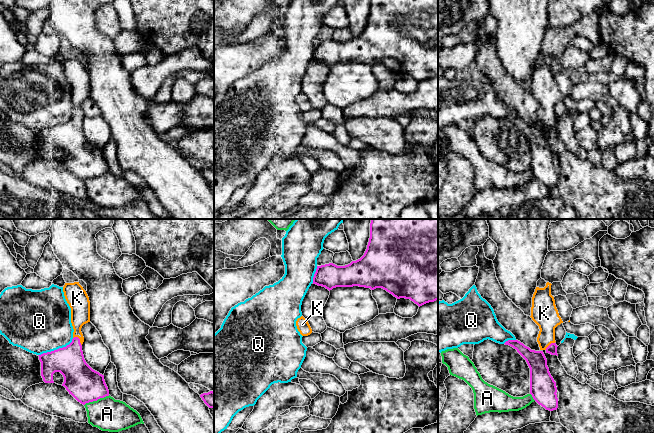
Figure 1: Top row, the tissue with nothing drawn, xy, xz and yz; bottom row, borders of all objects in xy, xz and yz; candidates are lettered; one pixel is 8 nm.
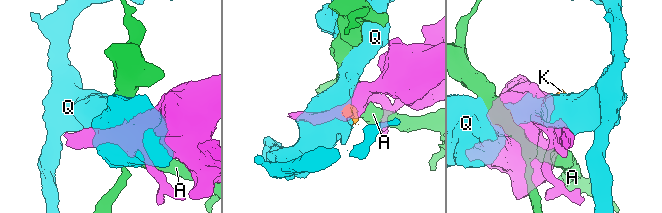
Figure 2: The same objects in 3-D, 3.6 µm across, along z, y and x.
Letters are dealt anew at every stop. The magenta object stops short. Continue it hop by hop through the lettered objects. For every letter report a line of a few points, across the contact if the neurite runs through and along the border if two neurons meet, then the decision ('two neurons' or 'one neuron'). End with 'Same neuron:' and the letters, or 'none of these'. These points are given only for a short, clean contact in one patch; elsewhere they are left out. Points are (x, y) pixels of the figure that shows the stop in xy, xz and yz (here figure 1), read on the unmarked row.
A: two neurons
K: line xy (69, 137), (79, 116), (77, 97), (80, 85); one neuron
Q: two neurons
Same neuron: K

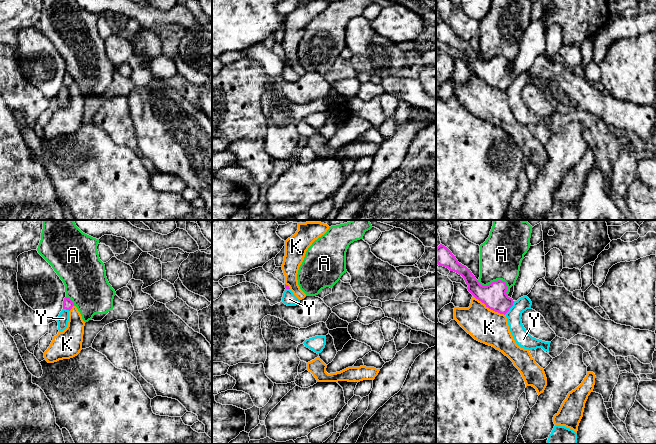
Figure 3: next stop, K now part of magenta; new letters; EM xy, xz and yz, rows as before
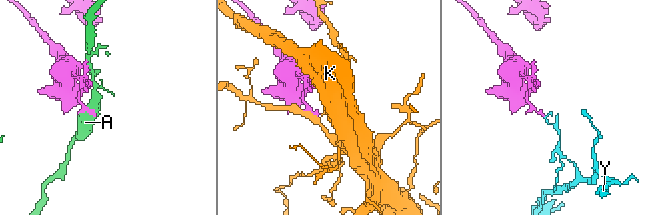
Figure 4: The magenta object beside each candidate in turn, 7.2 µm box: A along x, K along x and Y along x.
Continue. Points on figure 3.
A: two neurons
K: two neurons
Y: line yz (514, 77), (513, 81), (504, 90); two neurons
Same neuron: none of these

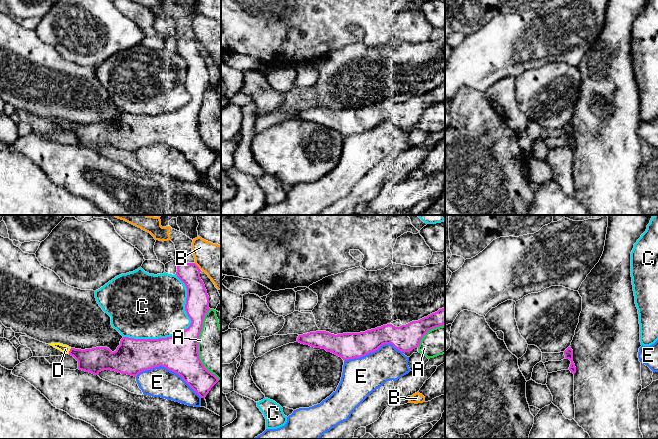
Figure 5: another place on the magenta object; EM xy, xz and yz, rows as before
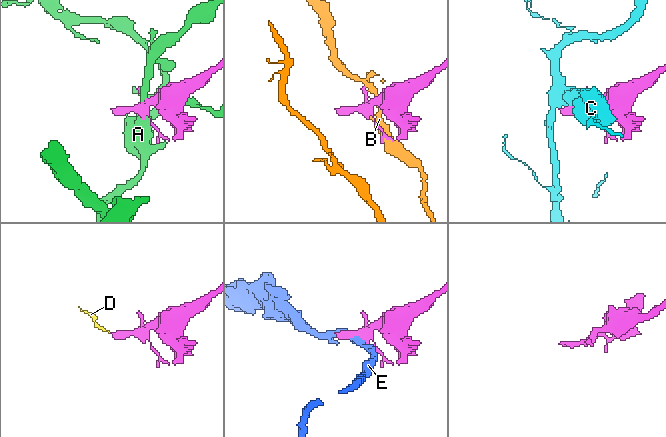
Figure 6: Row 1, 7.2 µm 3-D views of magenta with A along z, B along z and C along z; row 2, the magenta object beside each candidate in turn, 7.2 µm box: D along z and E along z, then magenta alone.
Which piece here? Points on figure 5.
A: two neurons
B: two neurons
C: two neurons
D: line xy (95, 136), (88, 136), (69, 127), (65, 125); one neuron
E: two neurons
Same neuron: D

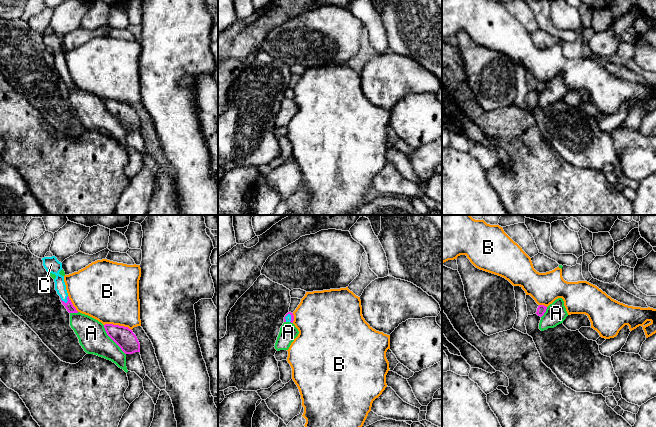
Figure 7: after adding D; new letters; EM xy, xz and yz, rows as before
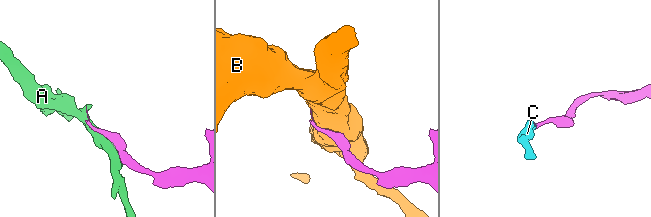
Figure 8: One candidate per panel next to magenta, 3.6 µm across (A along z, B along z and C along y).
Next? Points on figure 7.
A: two neurons
B: two neurons
C: line xy (69, 82), (63, 77), (63, 69), (60, 63); one neuron
Same neuron: C

